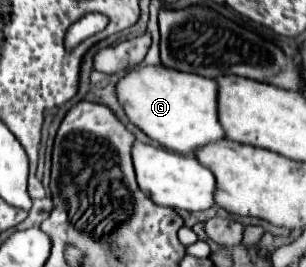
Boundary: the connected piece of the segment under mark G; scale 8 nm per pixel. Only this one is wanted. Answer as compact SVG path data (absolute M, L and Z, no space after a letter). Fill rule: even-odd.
M139 64L115 84L115 94L129 122L163 148L189 154L197 146L225 138L217 118L217 84L199 74L187 74L163 64Z

